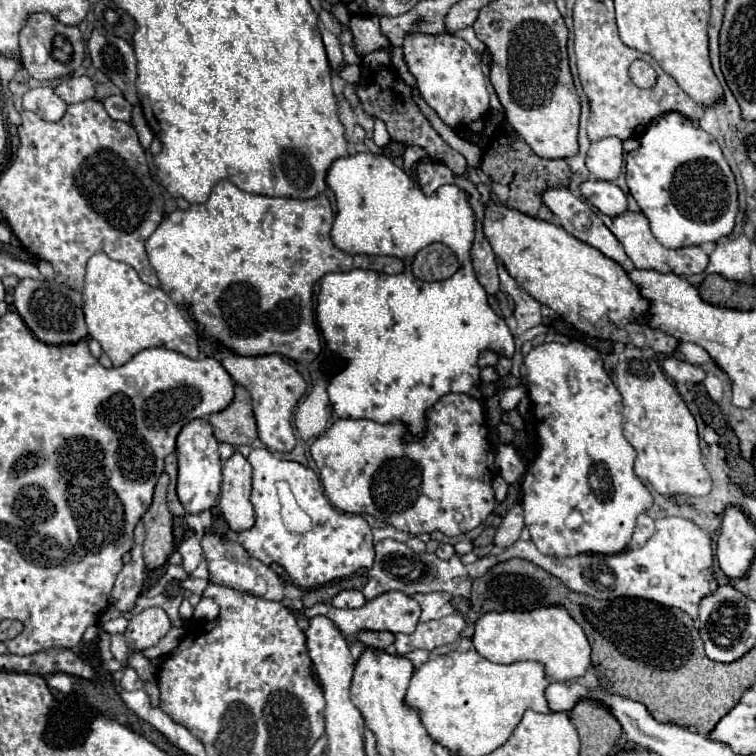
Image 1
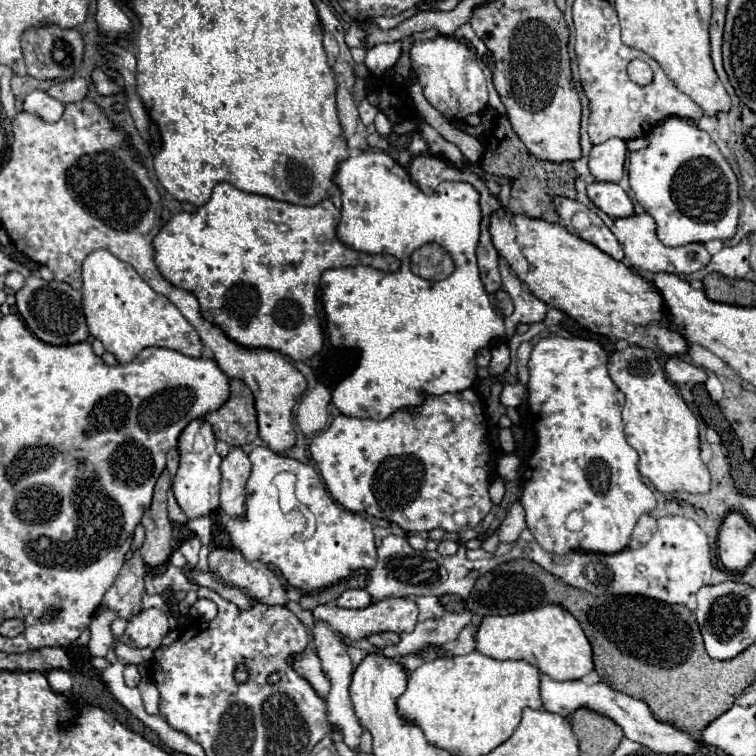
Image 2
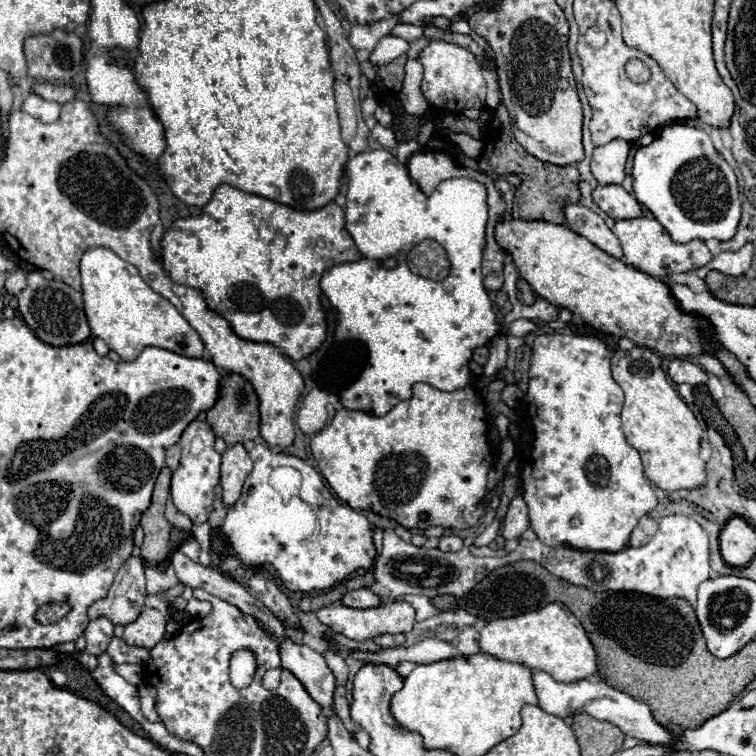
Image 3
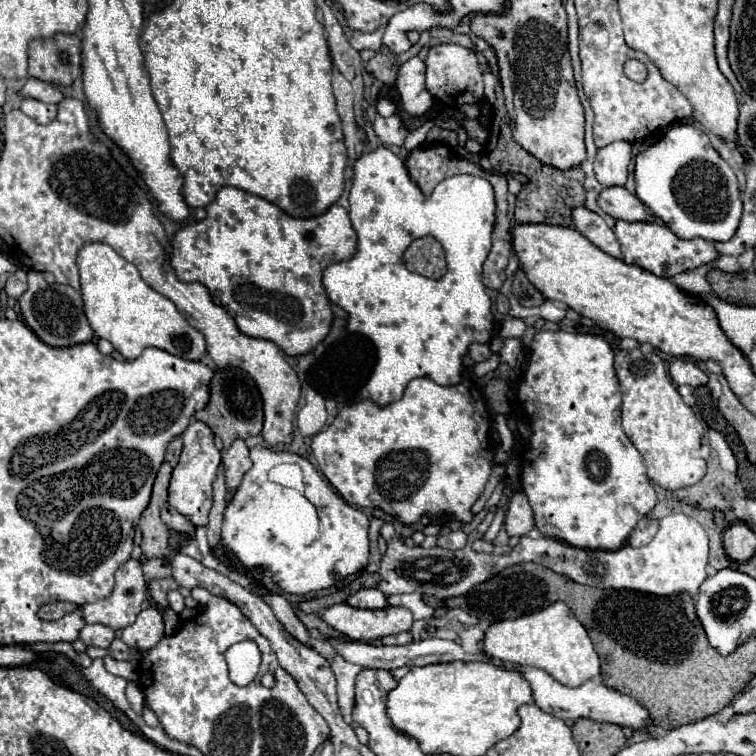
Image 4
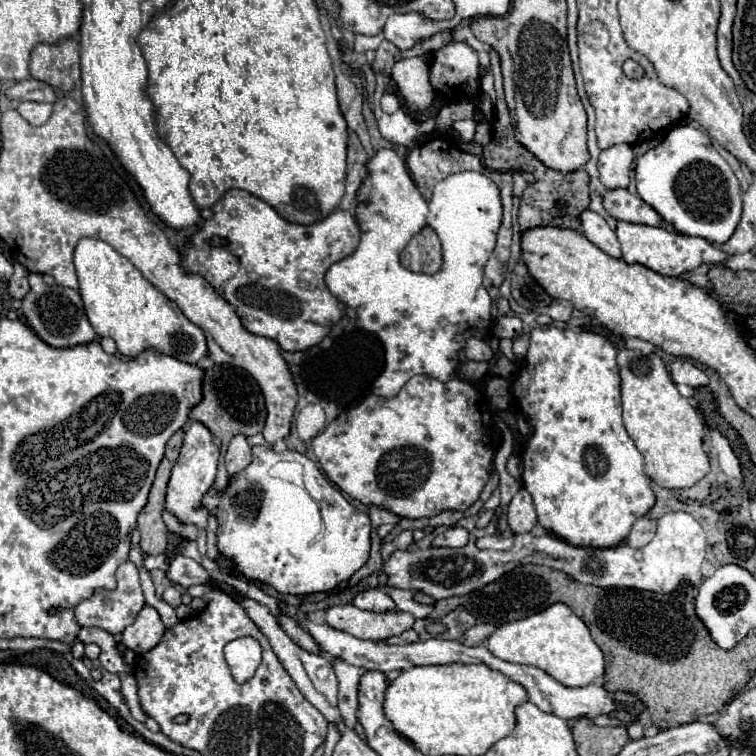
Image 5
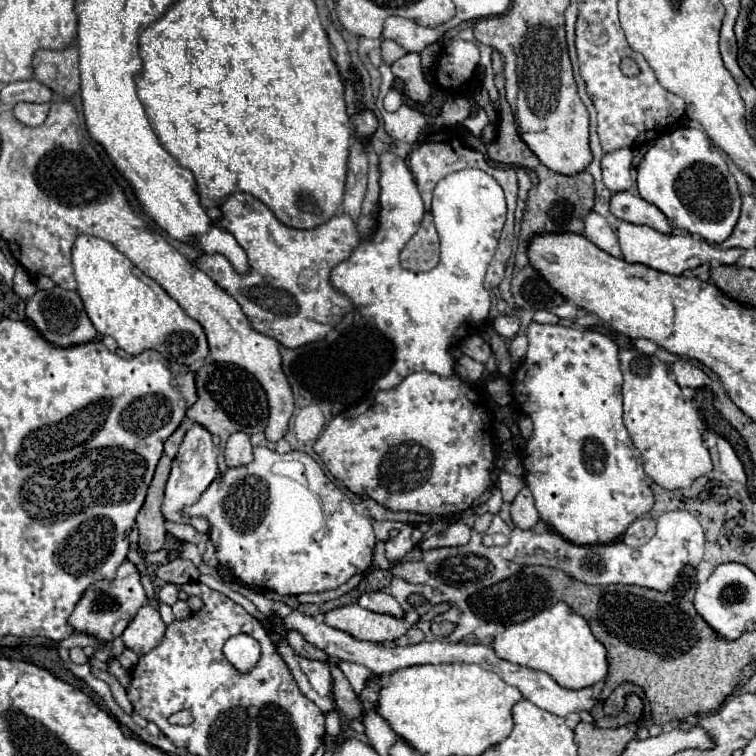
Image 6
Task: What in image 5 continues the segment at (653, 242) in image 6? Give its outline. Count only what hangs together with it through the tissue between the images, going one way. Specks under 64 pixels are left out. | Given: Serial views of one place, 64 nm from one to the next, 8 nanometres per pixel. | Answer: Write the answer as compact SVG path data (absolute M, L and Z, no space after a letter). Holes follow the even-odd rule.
M618 222L616 228L620 246L622 246L622 258L628 264L642 264L662 276L680 276L688 270L694 270L702 264L720 264L726 262L728 254L714 248L704 238L694 236L682 236L678 232L666 230L662 226L646 226L646 224L630 224L630 222Z

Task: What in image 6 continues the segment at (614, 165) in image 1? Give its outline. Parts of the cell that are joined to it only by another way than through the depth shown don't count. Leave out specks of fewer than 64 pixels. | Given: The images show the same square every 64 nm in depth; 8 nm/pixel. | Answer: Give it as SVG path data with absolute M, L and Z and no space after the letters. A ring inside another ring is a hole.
M618 148L616 152L606 152L602 156L602 180L610 192L630 190L632 186L630 164L632 164L630 148Z

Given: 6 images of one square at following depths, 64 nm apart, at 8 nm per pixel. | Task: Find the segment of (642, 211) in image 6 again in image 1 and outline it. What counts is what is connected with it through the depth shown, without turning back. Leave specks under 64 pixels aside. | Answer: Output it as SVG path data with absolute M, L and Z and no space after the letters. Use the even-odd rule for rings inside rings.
M586 180L580 184L580 192L602 214L618 216L626 212L626 196L614 182Z

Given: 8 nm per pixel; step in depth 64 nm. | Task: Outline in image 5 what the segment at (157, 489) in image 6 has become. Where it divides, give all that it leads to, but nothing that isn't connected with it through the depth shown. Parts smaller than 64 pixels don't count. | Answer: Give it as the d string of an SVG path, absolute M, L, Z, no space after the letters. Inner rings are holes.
M164 458L158 466L148 504L144 506L144 510L138 516L138 528L142 532L140 548L144 554L150 554L150 556L164 554L164 550L166 550L168 528L162 522L160 512L164 510L164 496L166 496L166 486L170 480L170 470L172 470L172 464L168 462L168 458Z

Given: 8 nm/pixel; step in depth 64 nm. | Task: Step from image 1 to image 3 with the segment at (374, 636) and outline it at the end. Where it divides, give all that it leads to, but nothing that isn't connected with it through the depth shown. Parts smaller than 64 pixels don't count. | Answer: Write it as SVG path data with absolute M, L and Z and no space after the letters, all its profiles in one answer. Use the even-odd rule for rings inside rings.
M382 634L382 636L376 636L374 642L380 646L380 648L394 648L394 646L402 646L404 644L404 634Z

